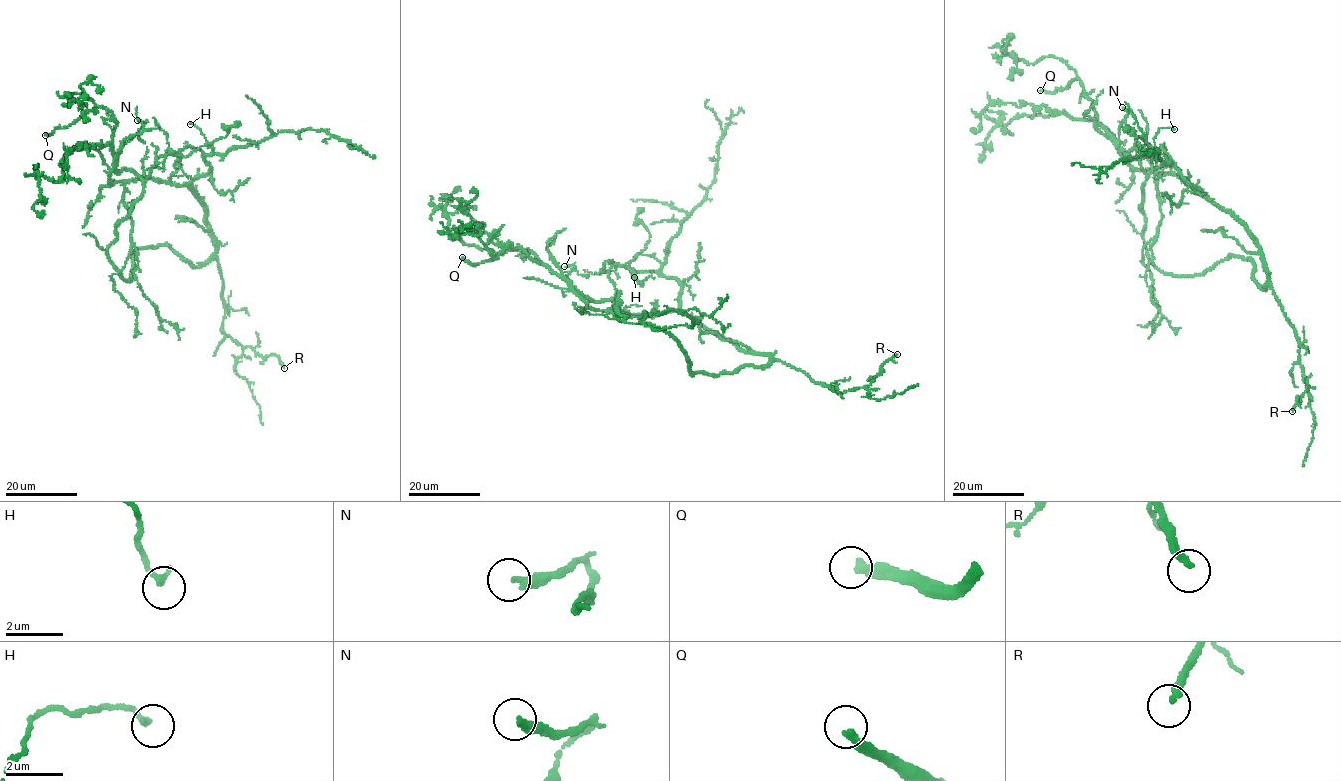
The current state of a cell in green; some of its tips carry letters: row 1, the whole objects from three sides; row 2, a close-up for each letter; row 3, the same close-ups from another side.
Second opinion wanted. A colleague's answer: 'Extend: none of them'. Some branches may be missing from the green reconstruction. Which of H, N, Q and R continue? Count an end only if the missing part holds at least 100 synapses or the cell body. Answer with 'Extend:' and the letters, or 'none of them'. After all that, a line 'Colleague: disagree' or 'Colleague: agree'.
Extend: Q
Colleague: disagree

